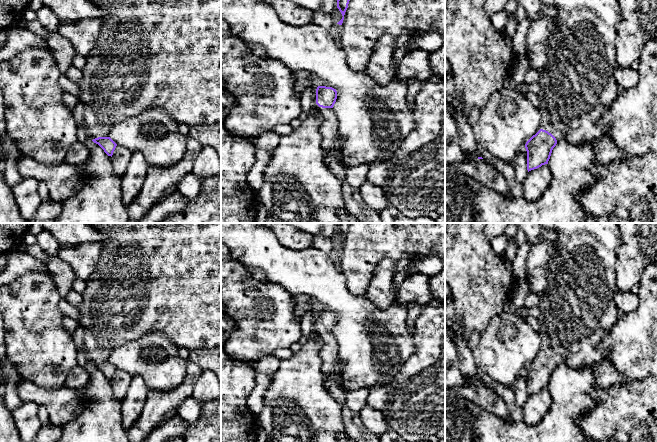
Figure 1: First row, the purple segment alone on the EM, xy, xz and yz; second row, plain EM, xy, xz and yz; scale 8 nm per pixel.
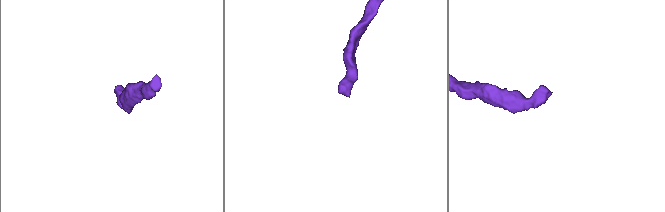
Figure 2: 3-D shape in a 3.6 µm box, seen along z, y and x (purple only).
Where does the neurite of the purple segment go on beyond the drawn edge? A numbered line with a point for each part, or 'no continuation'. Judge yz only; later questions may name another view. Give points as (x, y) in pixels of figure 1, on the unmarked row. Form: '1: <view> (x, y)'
1: yz (577, 310)

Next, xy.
1: xy (150, 277)

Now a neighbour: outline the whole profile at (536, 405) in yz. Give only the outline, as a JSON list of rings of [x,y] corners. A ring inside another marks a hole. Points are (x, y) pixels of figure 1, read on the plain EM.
[[[548,388],[531,394],[523,405],[523,422],[529,426],[539,423],[550,409],[552,397]]]

